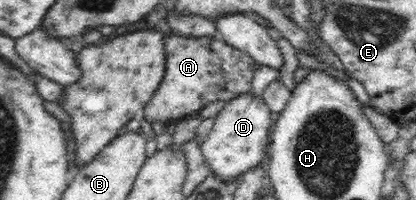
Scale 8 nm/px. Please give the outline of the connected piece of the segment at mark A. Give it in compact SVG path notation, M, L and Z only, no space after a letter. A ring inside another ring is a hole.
M173 33L173 37L165 41L164 49L167 56L165 74L144 108L144 119L150 123L177 123L191 113L200 112L211 101L228 101L251 89L255 73L252 58L223 39L217 41Z

